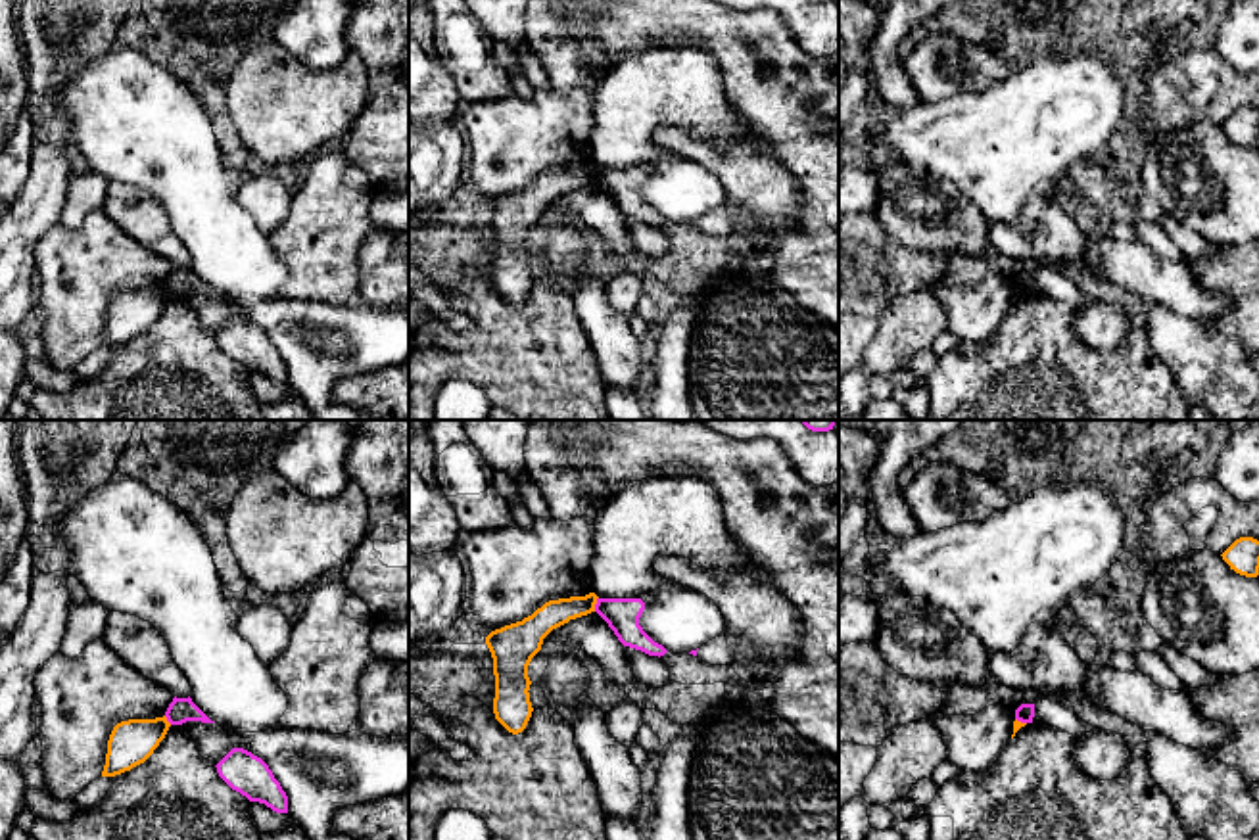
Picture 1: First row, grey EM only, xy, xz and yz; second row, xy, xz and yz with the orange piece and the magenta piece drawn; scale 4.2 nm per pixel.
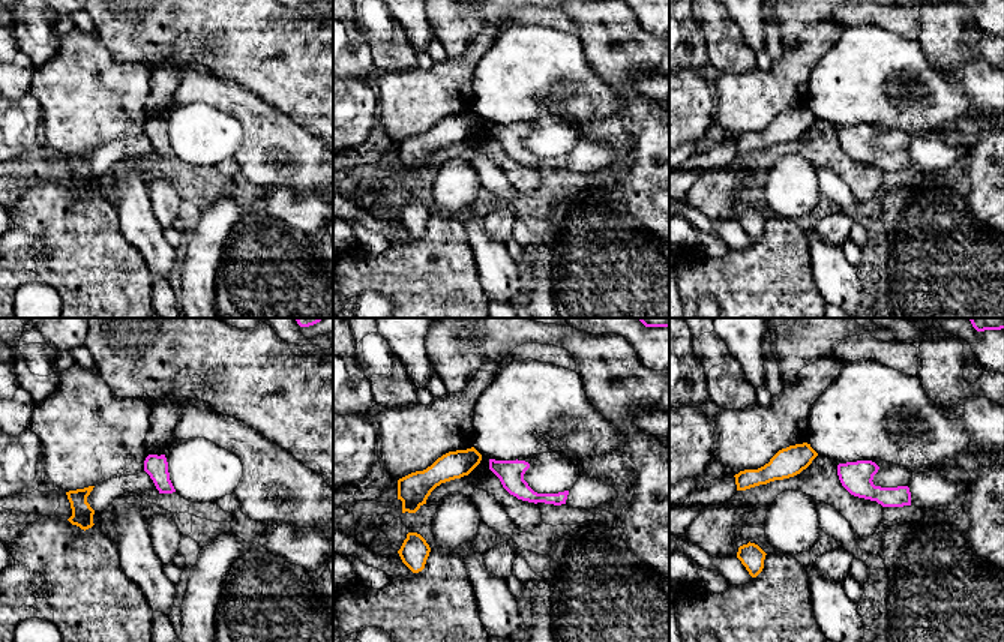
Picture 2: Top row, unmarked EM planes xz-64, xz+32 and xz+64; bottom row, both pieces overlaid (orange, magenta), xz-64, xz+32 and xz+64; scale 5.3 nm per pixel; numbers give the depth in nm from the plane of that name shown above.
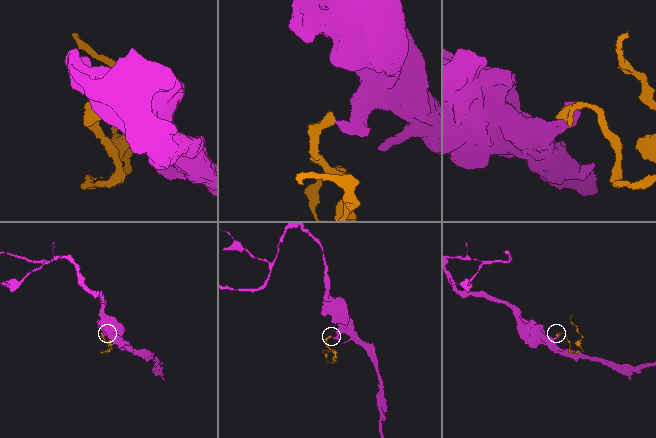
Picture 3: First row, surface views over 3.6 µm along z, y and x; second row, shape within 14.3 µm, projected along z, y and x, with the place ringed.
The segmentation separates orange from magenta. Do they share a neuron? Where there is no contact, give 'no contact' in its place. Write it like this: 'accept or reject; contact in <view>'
reject; contact in xz

